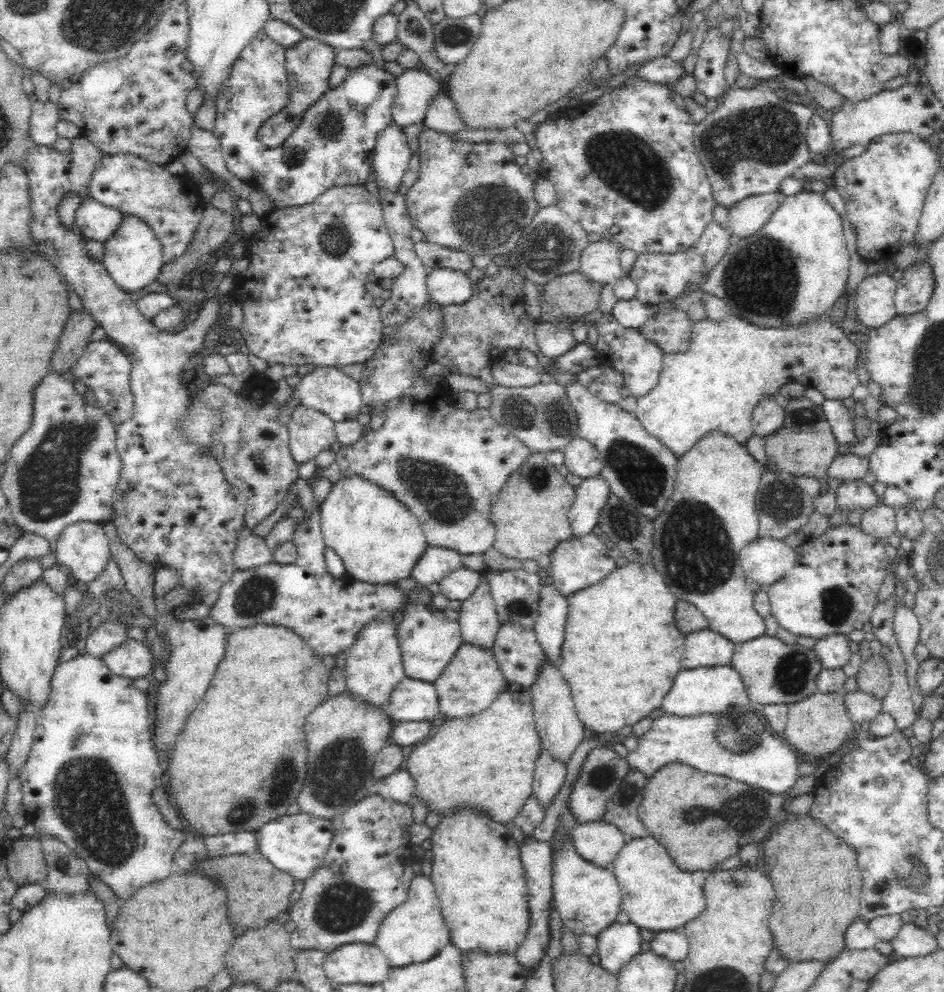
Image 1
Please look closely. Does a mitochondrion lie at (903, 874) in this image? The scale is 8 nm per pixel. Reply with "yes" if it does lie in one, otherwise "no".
yes

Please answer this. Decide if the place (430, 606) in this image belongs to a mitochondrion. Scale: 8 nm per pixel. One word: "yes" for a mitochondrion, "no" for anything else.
no

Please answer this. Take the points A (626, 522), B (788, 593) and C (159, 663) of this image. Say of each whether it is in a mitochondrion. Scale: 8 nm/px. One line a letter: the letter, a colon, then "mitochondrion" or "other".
A: mitochondrion
B: other
C: other

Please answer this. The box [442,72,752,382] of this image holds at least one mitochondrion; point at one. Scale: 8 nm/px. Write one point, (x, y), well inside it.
(629, 165)

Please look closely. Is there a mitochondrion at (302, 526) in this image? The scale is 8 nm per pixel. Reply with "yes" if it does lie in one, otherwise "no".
no

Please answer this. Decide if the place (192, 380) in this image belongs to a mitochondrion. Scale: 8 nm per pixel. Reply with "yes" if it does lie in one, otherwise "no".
no

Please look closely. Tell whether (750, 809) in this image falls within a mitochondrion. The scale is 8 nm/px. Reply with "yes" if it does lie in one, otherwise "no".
yes

